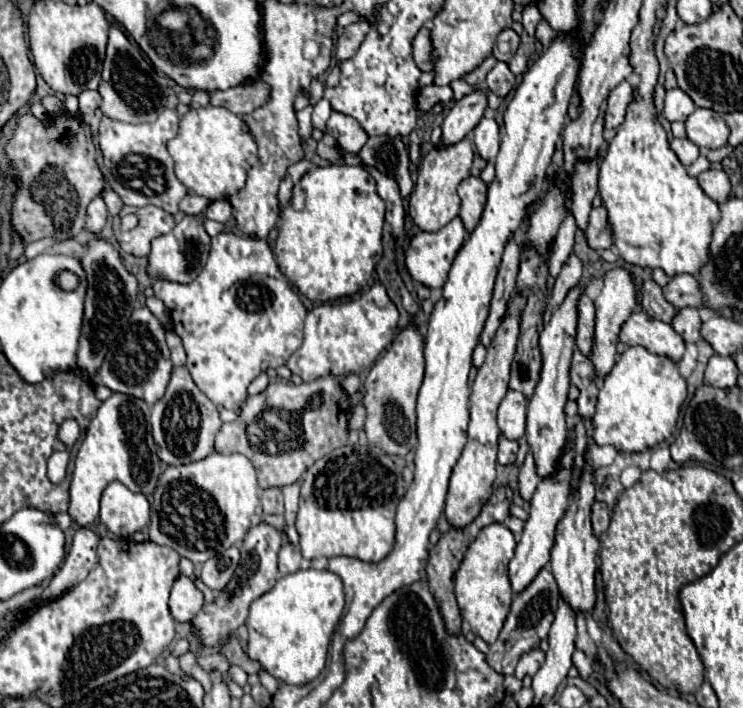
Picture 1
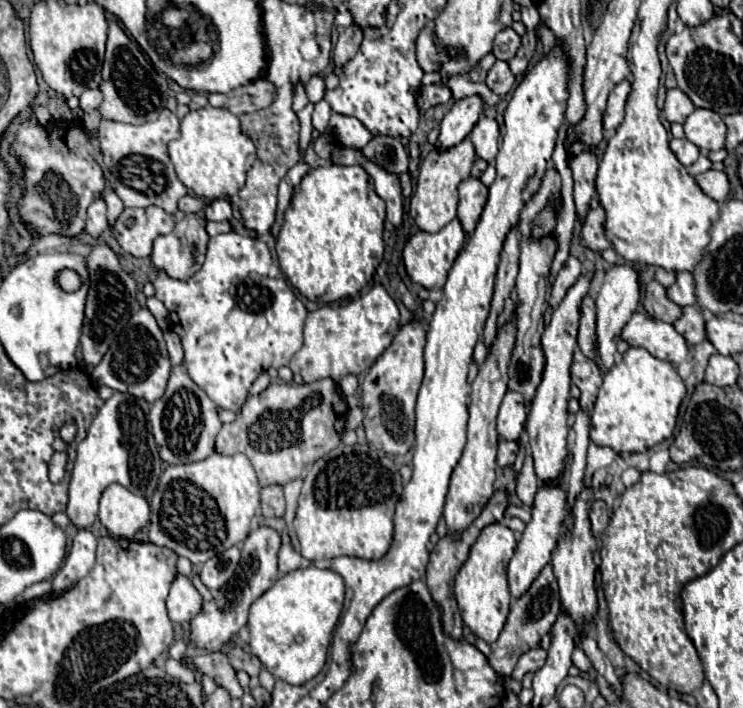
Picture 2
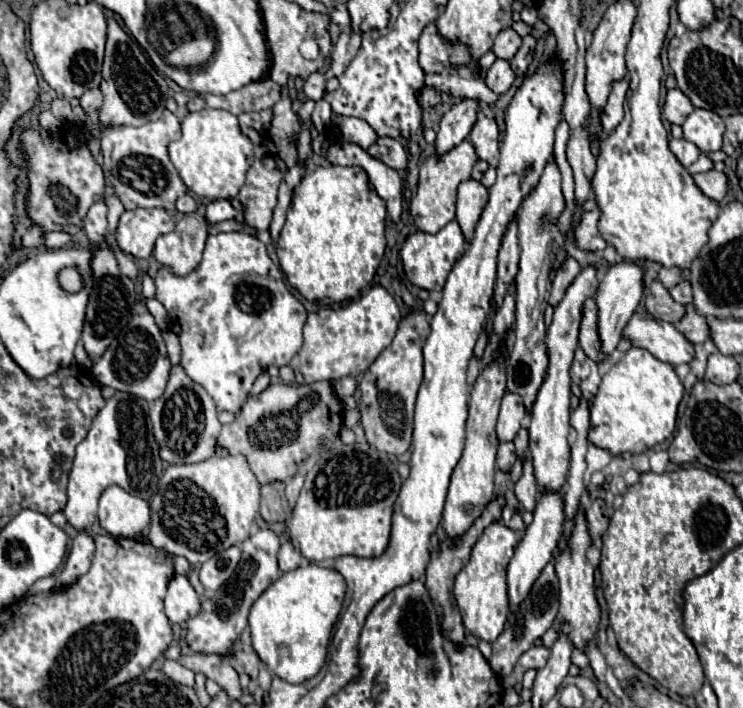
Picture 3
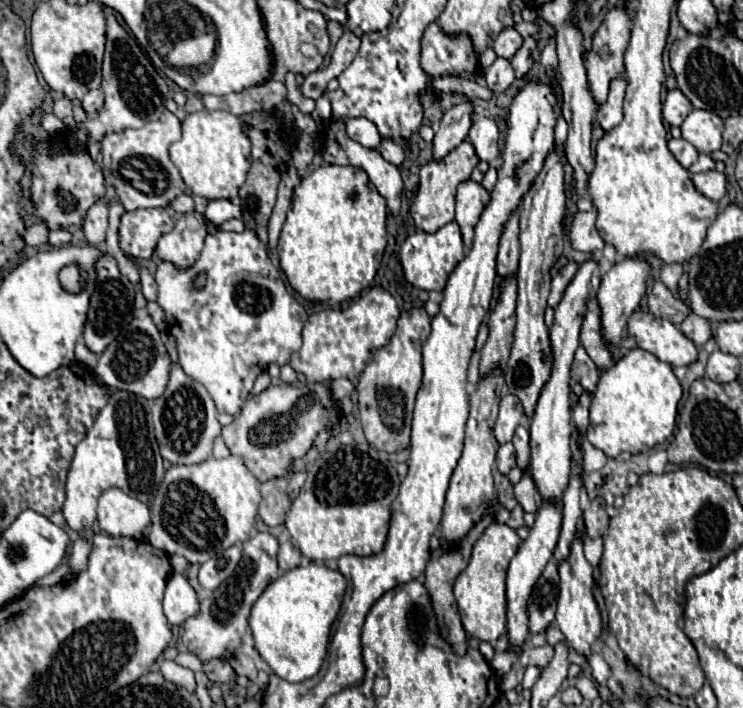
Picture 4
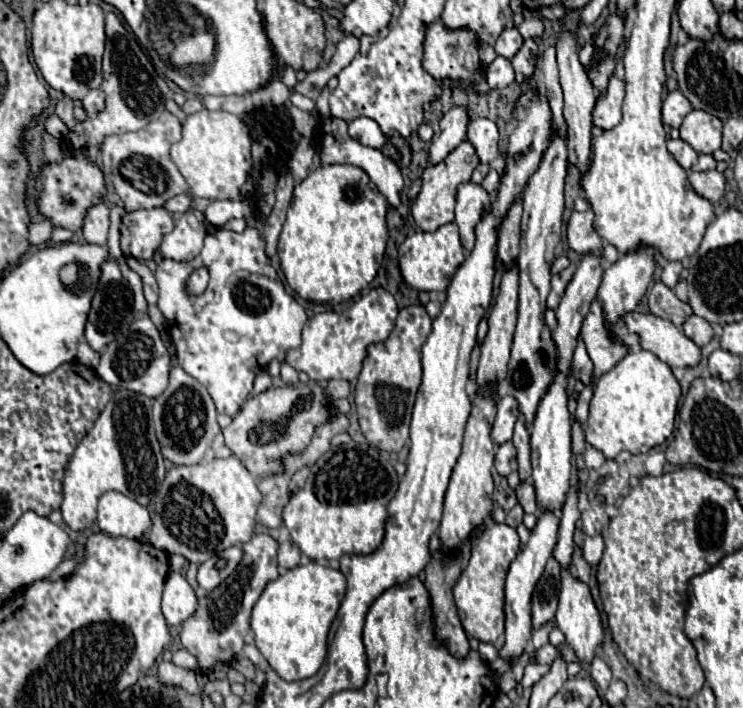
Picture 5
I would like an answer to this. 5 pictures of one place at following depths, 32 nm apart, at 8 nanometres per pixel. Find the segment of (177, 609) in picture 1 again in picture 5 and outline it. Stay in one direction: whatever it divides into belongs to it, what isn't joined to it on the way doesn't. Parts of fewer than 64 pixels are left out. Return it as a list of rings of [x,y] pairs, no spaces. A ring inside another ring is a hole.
[[[170,572],[162,592],[162,614],[168,626],[180,626],[192,612],[196,612],[196,594],[178,572]]]

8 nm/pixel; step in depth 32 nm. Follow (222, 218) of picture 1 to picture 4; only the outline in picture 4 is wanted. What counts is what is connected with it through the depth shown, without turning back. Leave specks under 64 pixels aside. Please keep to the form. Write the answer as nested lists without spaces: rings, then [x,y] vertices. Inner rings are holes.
[[[212,200],[204,212],[206,220],[212,222],[214,226],[220,226],[222,222],[230,220],[230,218],[240,218],[242,216],[242,206],[232,204],[230,200]]]

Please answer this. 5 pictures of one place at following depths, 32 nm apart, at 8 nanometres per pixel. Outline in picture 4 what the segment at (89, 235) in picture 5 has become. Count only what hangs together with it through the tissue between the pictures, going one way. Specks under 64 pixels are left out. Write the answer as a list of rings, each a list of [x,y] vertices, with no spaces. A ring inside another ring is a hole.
[[[96,202],[86,218],[84,218],[84,236],[86,240],[92,244],[92,246],[104,246],[104,240],[106,240],[106,228],[108,228],[108,206],[106,202]]]

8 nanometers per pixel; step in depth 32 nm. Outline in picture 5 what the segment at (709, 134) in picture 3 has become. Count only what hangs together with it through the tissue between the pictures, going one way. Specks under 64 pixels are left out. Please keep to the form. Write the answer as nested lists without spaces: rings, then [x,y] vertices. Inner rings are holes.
[[[692,110],[680,126],[680,138],[698,154],[712,154],[720,148],[722,120],[704,110]]]

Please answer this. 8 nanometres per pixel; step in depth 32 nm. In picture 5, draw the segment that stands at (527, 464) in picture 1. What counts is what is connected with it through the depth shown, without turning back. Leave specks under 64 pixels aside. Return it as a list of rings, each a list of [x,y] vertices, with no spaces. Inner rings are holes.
[[[522,482],[522,484],[516,488],[516,494],[518,494],[518,502],[522,504],[522,508],[524,508],[526,514],[534,514],[534,512],[538,512],[534,486],[532,486],[530,482]]]

